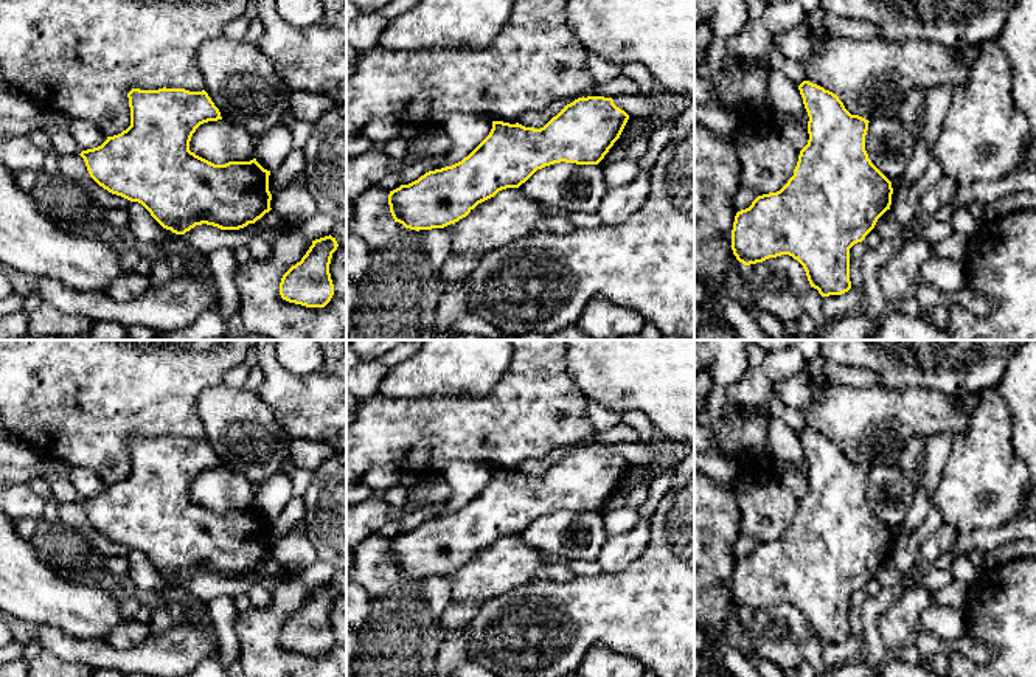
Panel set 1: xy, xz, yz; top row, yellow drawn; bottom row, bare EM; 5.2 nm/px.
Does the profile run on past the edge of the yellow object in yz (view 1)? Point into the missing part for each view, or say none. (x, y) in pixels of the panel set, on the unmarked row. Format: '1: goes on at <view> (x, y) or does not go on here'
1: does not go on here

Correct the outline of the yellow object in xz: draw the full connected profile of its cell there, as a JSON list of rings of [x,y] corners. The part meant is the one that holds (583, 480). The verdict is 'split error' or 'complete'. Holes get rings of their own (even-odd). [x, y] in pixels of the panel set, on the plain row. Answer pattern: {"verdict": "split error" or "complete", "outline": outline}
{"verdict": "complete", "outline": [[[582,444],[541,477],[492,469],[489,483],[461,509],[390,539],[390,561],[410,578],[444,576],[537,517],[561,509],[598,512],[628,467],[612,446]]]}

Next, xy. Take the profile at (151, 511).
{"verdict": "complete", "outline": [[[132,436],[127,446],[130,474],[118,483],[107,484],[101,494],[79,502],[99,534],[141,551],[163,576],[176,582],[185,582],[202,571],[221,578],[239,578],[272,557],[270,519],[256,506],[214,512],[189,498],[191,484],[200,472],[222,467],[205,438]]]}

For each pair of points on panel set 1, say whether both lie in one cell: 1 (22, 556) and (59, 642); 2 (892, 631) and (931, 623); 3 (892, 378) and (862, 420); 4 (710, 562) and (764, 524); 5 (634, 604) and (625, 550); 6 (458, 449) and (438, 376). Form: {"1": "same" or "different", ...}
{"1": "different", "2": "different", "3": "different", "4": "different", "5": "different", "6": "different"}

